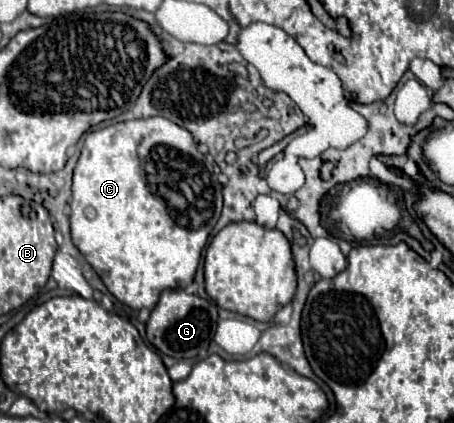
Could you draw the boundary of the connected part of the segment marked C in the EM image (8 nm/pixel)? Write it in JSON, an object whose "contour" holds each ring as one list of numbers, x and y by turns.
{"contour":[[141,118,141,120,127,120,127,122,119,122,119,124,111,124,107,128,99,128,87,134,85,142,83,142,83,150,79,156,79,162,75,166,75,174,73,174,73,196,71,196,71,236,73,236,73,244,79,248,79,252,85,256,85,260,93,266,93,270,99,274,99,278,103,280,103,284,107,286,107,290,123,304,127,304,129,308,141,310,153,310,161,292,167,288,187,288,193,278,195,278,195,270,199,266,201,260,201,252,207,244,207,238,213,230,213,226,219,220,221,214,221,184,217,180,215,174,215,162,213,158,207,154,201,154,197,150,197,144,193,140,193,136,177,126,175,122,167,120,167,118]]}

